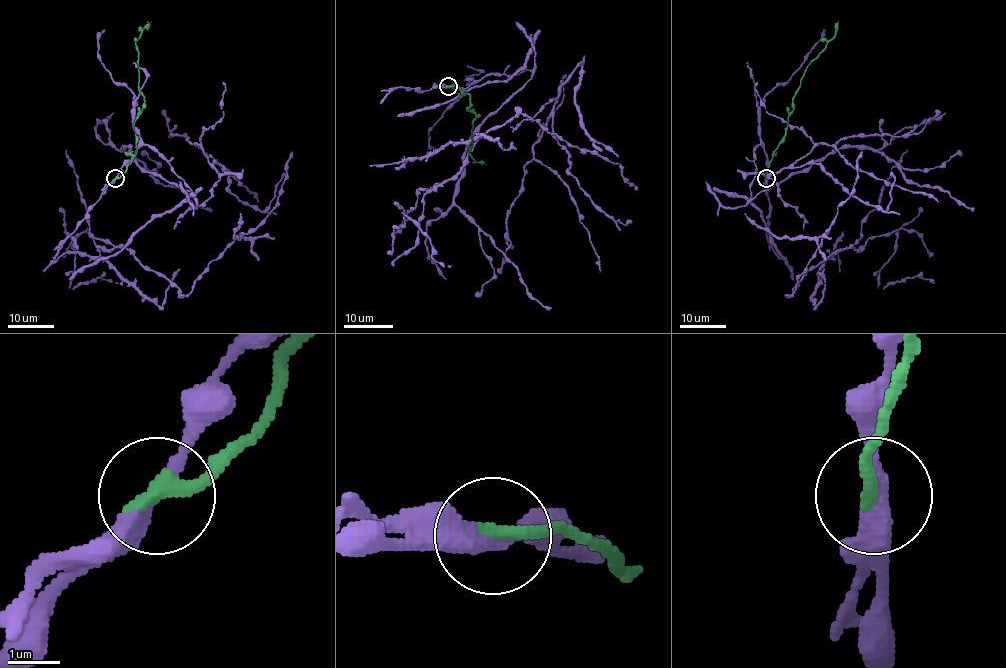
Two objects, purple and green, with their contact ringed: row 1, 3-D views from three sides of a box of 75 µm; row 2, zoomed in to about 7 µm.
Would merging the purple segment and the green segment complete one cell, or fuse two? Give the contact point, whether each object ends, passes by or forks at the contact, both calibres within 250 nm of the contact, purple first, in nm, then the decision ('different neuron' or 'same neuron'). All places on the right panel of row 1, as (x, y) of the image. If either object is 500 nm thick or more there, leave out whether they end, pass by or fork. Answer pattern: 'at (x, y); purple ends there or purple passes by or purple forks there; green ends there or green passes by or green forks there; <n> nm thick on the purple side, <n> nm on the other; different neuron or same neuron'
at (766, 178); purple passes by; green ends there; 320 nm thick on the purple side, 380 nm on the other; different neuron

